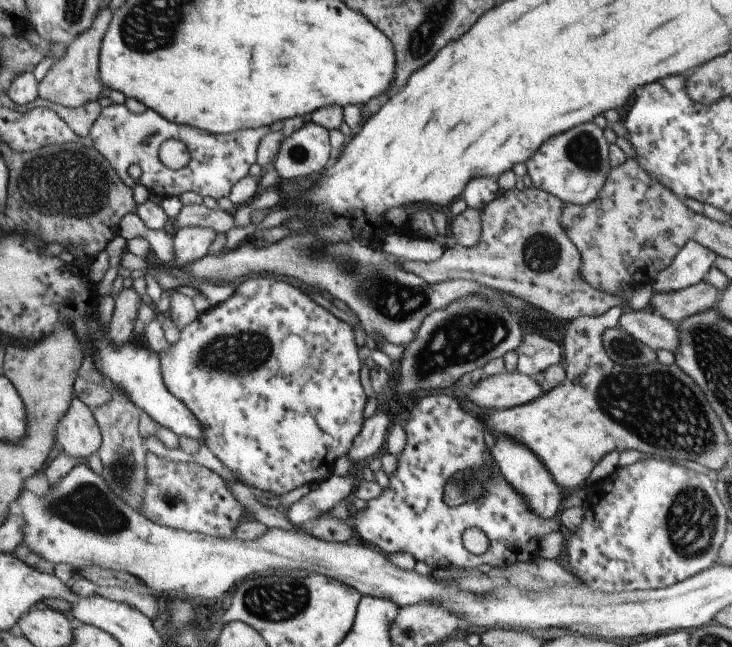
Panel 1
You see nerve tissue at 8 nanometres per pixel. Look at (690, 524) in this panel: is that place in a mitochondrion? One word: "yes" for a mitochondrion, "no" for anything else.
yes

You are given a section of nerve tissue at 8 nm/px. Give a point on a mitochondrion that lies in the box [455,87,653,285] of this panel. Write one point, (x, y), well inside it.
(540, 253)

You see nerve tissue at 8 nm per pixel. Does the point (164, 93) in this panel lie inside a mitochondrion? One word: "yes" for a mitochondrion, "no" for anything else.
no

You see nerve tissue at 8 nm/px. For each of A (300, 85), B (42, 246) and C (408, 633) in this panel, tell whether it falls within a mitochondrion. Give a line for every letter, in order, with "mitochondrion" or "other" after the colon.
A: other
B: other
C: other

